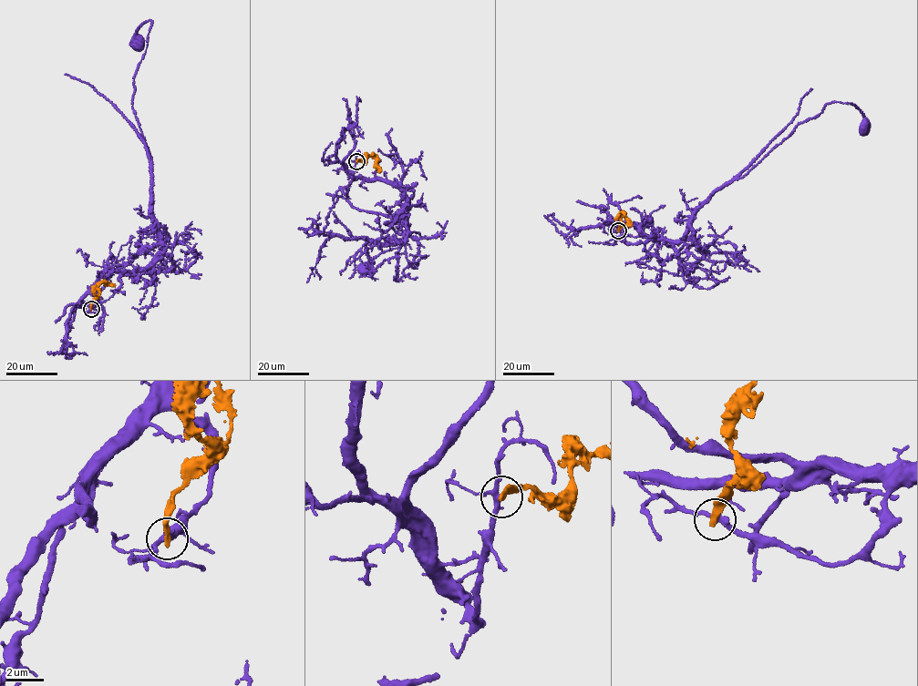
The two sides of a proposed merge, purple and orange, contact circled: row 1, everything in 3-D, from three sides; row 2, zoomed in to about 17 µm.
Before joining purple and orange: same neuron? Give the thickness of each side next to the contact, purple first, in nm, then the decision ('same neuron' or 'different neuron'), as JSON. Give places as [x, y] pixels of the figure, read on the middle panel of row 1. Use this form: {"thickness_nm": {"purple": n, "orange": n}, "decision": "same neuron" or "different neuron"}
{"thickness_nm": {"purple": 240, "orange": 280}, "decision": "different neuron"}

